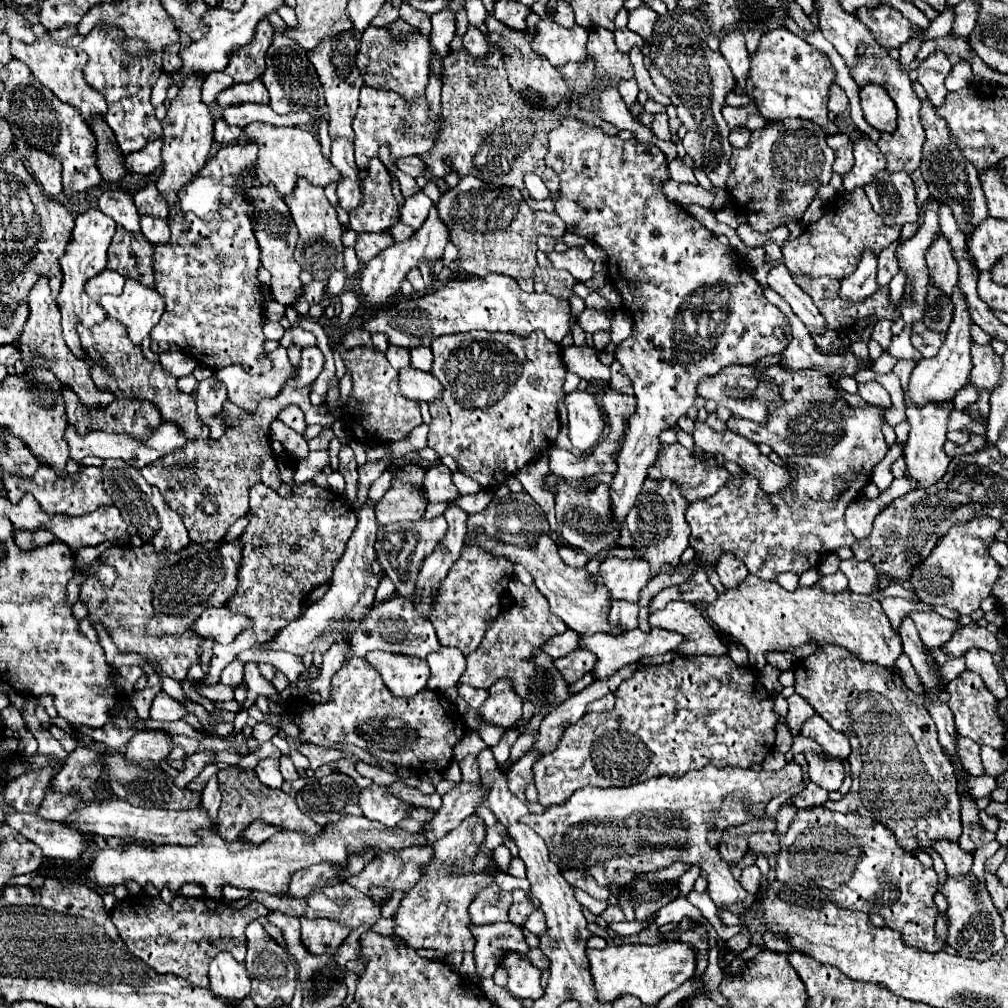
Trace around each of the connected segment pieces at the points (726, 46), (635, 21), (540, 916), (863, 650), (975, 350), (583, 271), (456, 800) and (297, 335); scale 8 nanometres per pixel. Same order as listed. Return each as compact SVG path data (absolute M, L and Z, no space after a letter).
M740 29L728 33L722 43L720 43L720 53L728 61L732 75L736 79L736 93L744 93L744 81L748 79L748 69L750 69L750 55L744 45L744 35Z
M638 7L630 11L630 21L628 21L628 29L636 31L638 35L642 35L644 39L648 39L652 35L652 29L658 21L658 13L650 7Z
M536 909L536 911L530 915L530 919L524 923L524 927L526 927L530 933L534 933L534 935L542 935L544 929L546 929L544 913L542 913L540 909Z
M748 575L738 589L728 589L724 595L718 597L718 601L714 601L712 605L706 607L708 617L712 619L714 625L718 625L720 631L732 635L734 639L738 639L746 649L748 649L748 657L750 657L750 667L764 667L764 651L782 651L782 649L796 649L802 647L806 643L816 643L816 647L820 645L840 645L844 649L848 649L854 657L858 657L864 663L876 663L880 667L894 667L896 659L904 653L902 651L902 641L898 637L898 633L892 629L890 619L886 617L886 613L882 611L880 603L870 597L870 595L856 595L850 591L842 591L836 595L826 595L820 591L818 585L812 587L798 587L794 593L786 591L784 587L780 587L776 581L762 581L758 577Z
M972 343L972 373L968 379L968 385L974 385L978 393L996 389L1000 385L1000 369L1004 367L1002 357L992 351L990 345L978 345Z
M572 247L572 249L568 249L566 253L556 253L556 251L552 251L550 255L548 255L548 259L552 261L552 265L554 265L554 269L566 269L566 271L570 271L578 281L588 281L590 277L592 277L592 261L584 255L584 251L582 249L576 249L576 247Z
M458 783L456 789L442 797L440 811L436 811L436 817L432 817L432 825L424 829L424 837L428 837L430 843L444 837L450 829L456 828L474 813L474 807L482 803L482 795L484 789L480 785Z
M292 325L290 329L286 329L280 345L282 347L288 347L288 345L300 345L300 347L308 347L308 345L314 345L316 343L316 337L304 329L300 329L298 325Z

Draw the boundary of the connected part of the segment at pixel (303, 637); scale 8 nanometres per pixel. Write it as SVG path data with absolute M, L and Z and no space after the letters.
M358 499L354 501L358 525L356 525L352 537L348 539L346 551L332 573L330 589L324 593L324 597L320 601L306 607L304 615L300 615L298 619L290 621L284 629L280 629L270 639L270 643L264 643L262 649L288 651L294 655L326 653L332 643L350 639L352 629L356 629L356 625L360 625L360 621L364 621L364 617L370 613L370 609L374 605L374 593L380 583L380 579L370 569L370 563L376 559L374 543L376 543L376 529L378 529L378 523L374 519L374 505L376 503L372 499L366 499L364 503L360 503Z

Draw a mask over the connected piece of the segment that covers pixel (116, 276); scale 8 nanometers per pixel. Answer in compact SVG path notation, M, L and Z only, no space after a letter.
M104 269L96 277L88 279L88 285L84 285L84 291L88 293L88 297L98 301L102 295L114 295L114 297L120 295L122 287L124 287L124 277L116 271Z

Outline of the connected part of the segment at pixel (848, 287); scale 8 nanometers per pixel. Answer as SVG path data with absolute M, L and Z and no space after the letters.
M870 251L864 253L864 257L860 259L860 265L852 273L852 277L842 279L840 299L860 303L878 291L878 285L876 285L876 265L878 263L876 261L878 261L878 257L874 253L870 253Z

